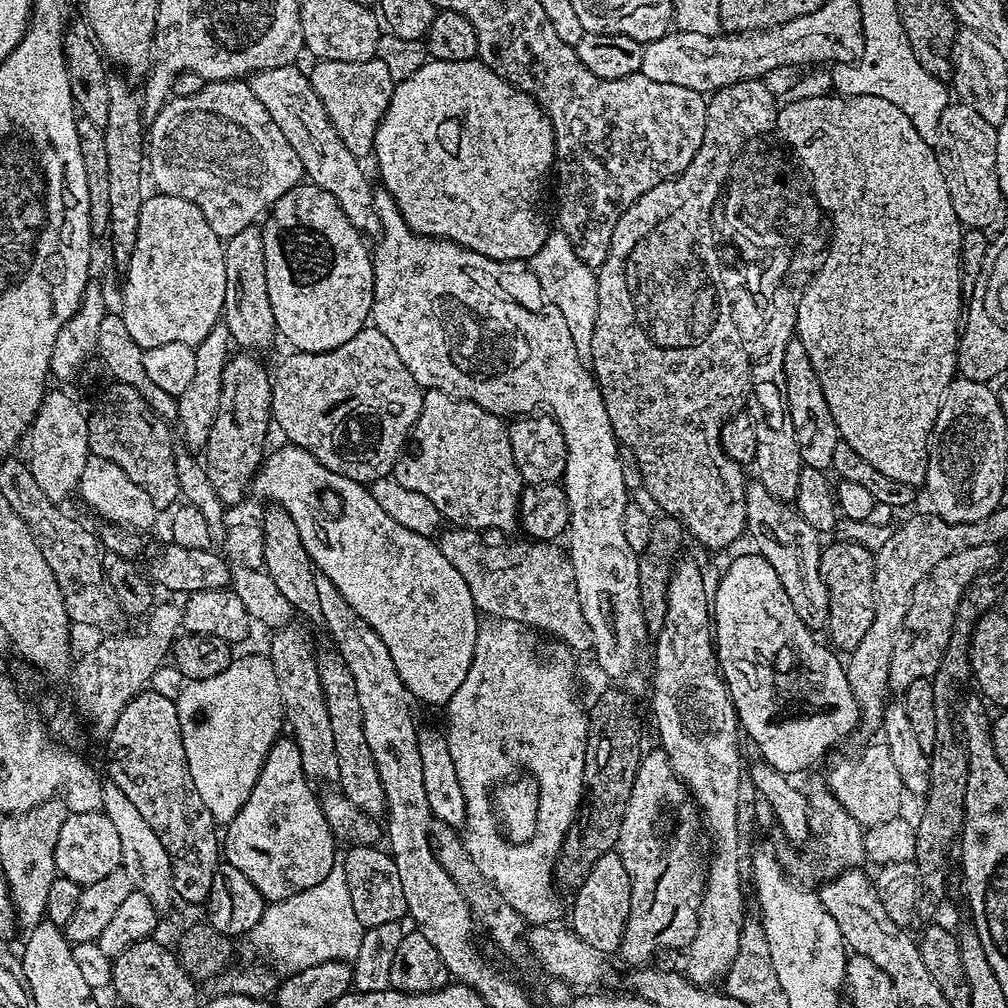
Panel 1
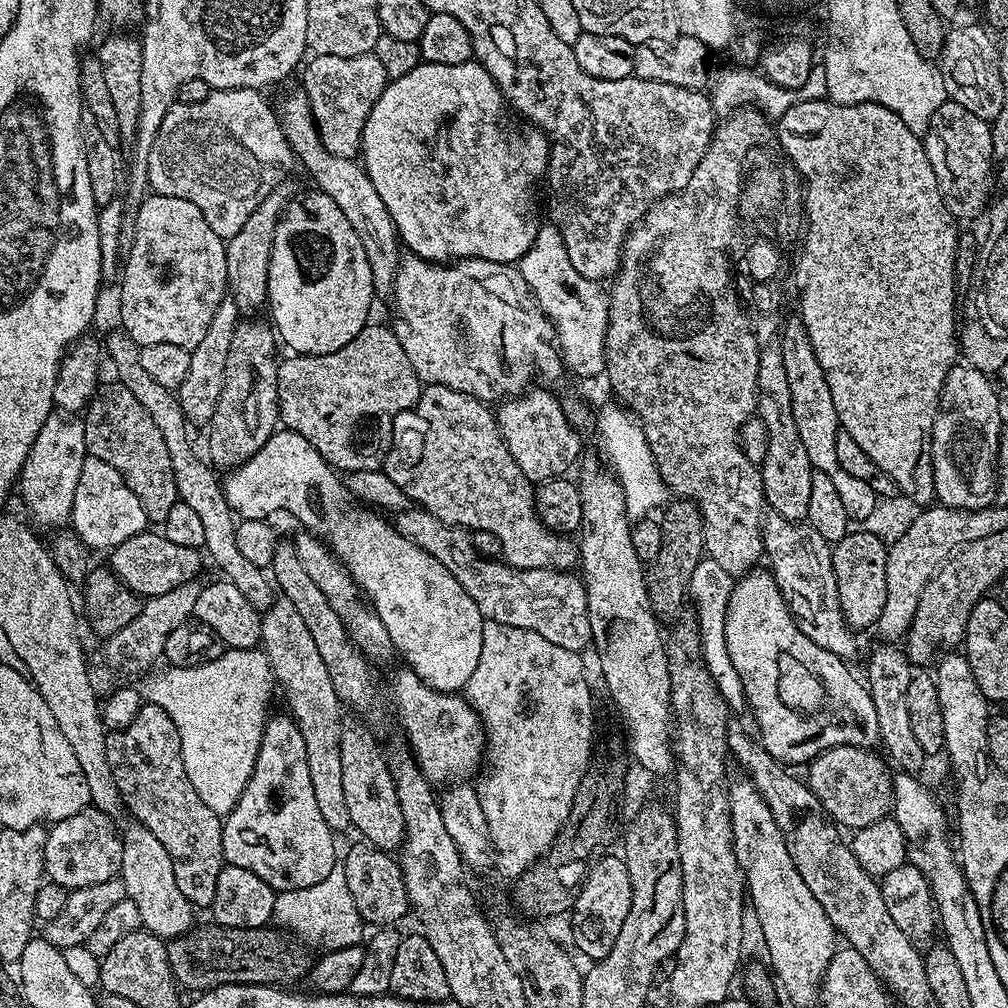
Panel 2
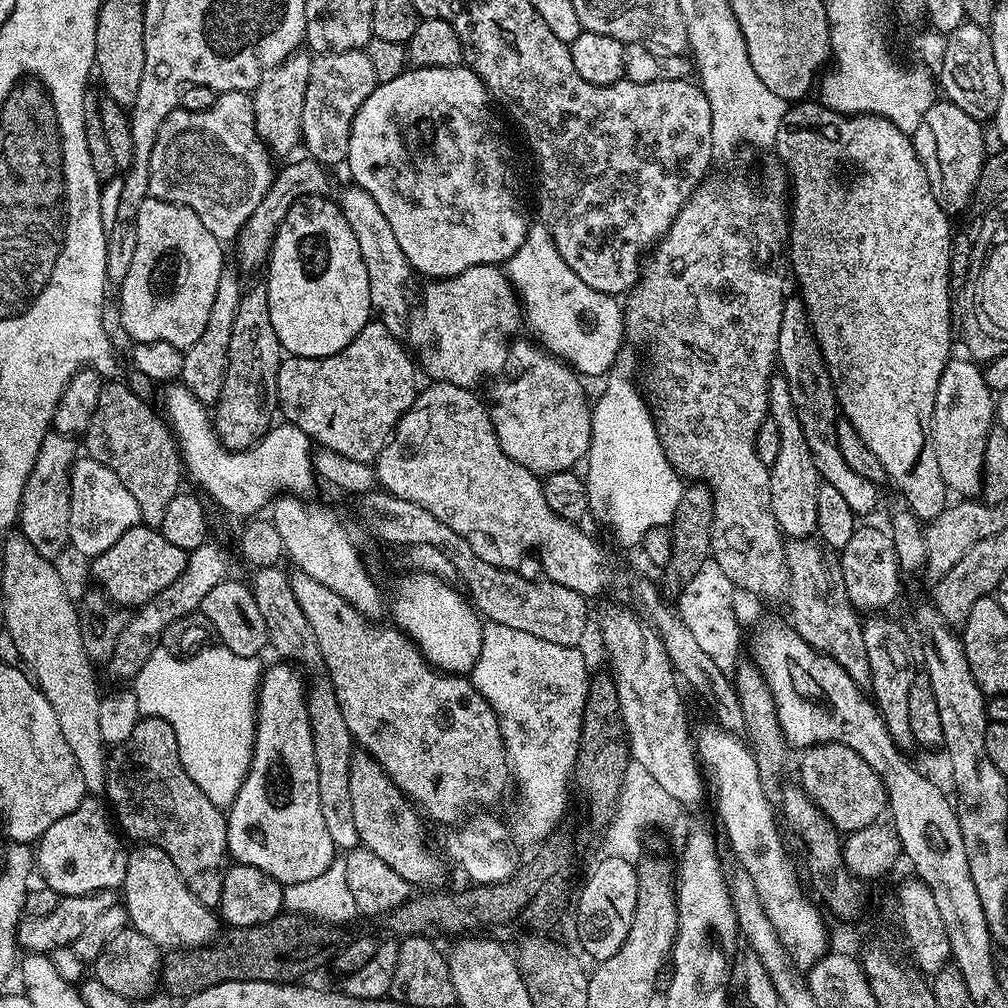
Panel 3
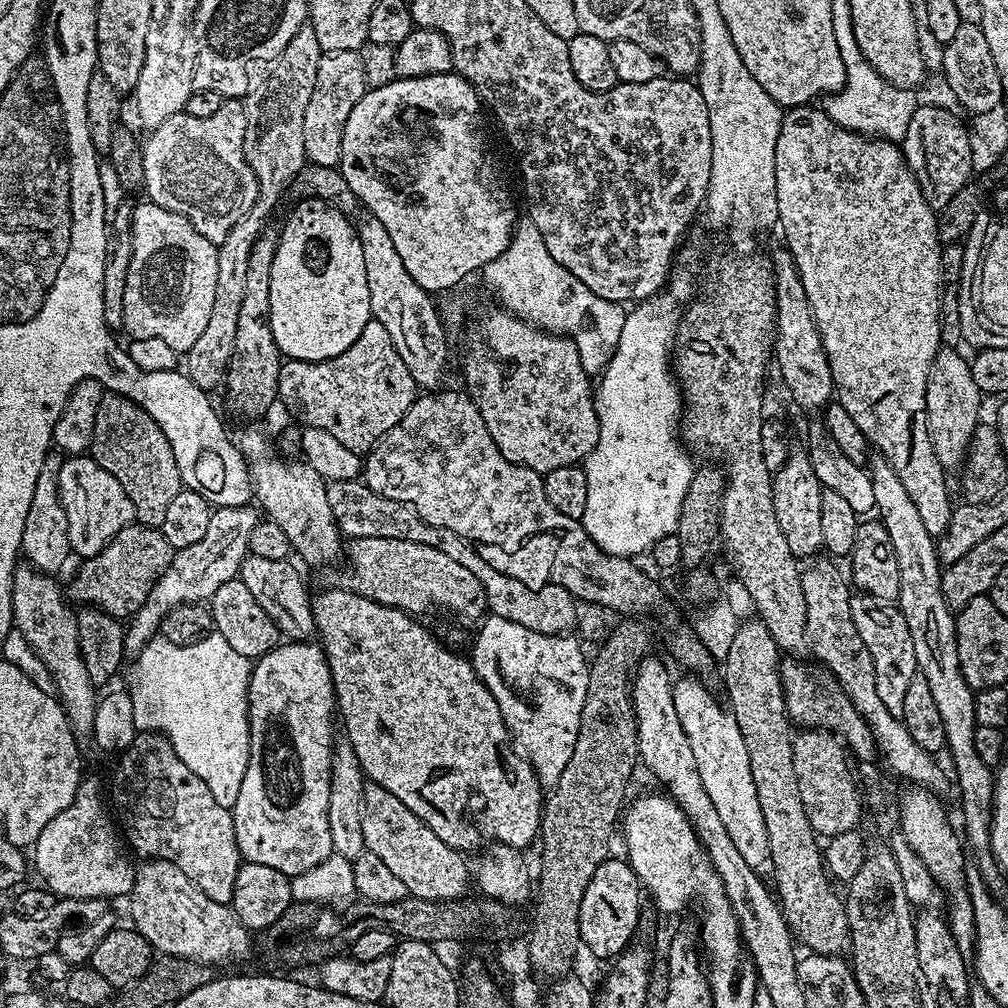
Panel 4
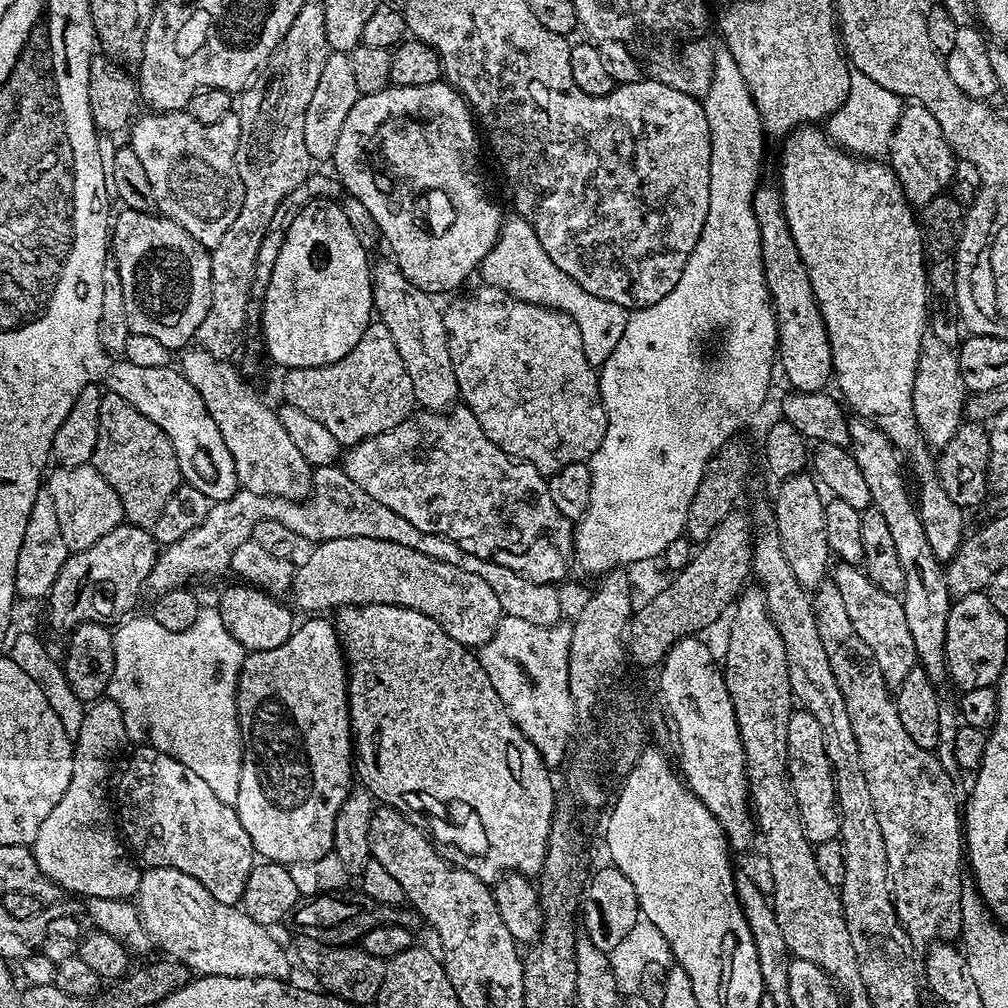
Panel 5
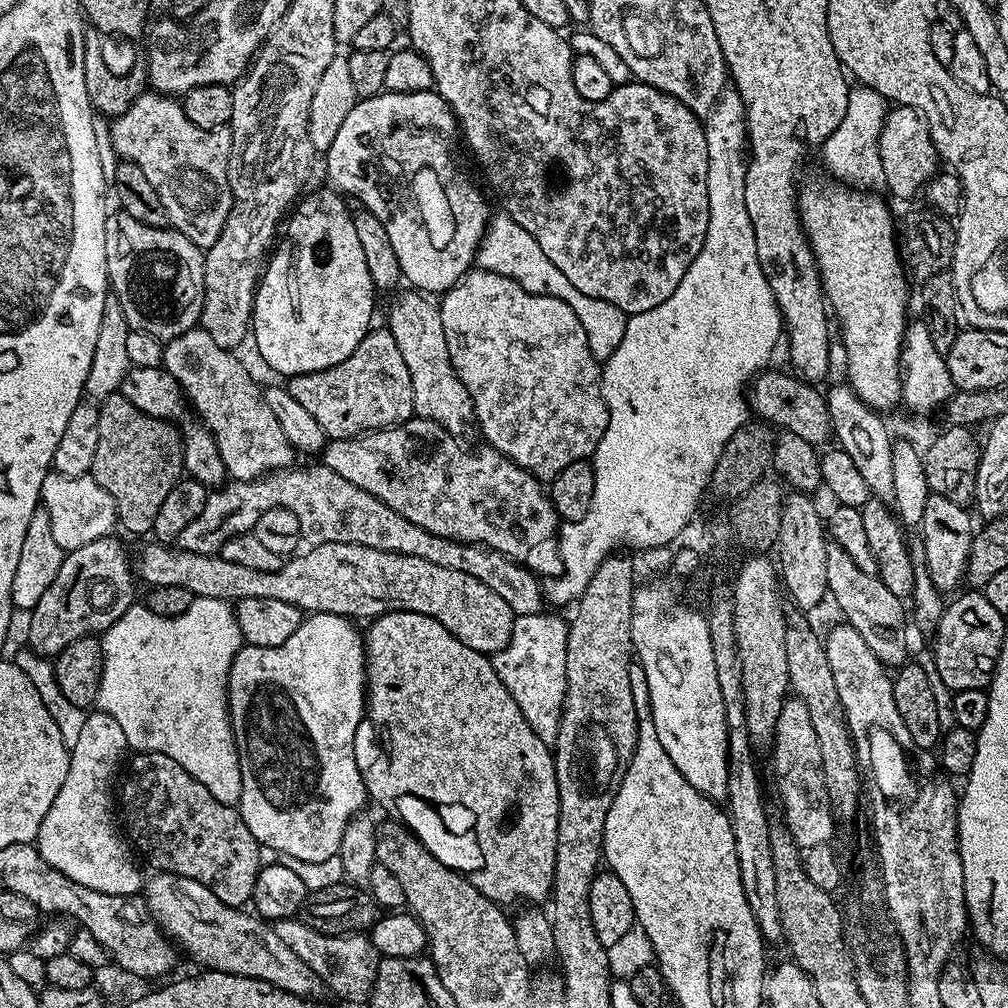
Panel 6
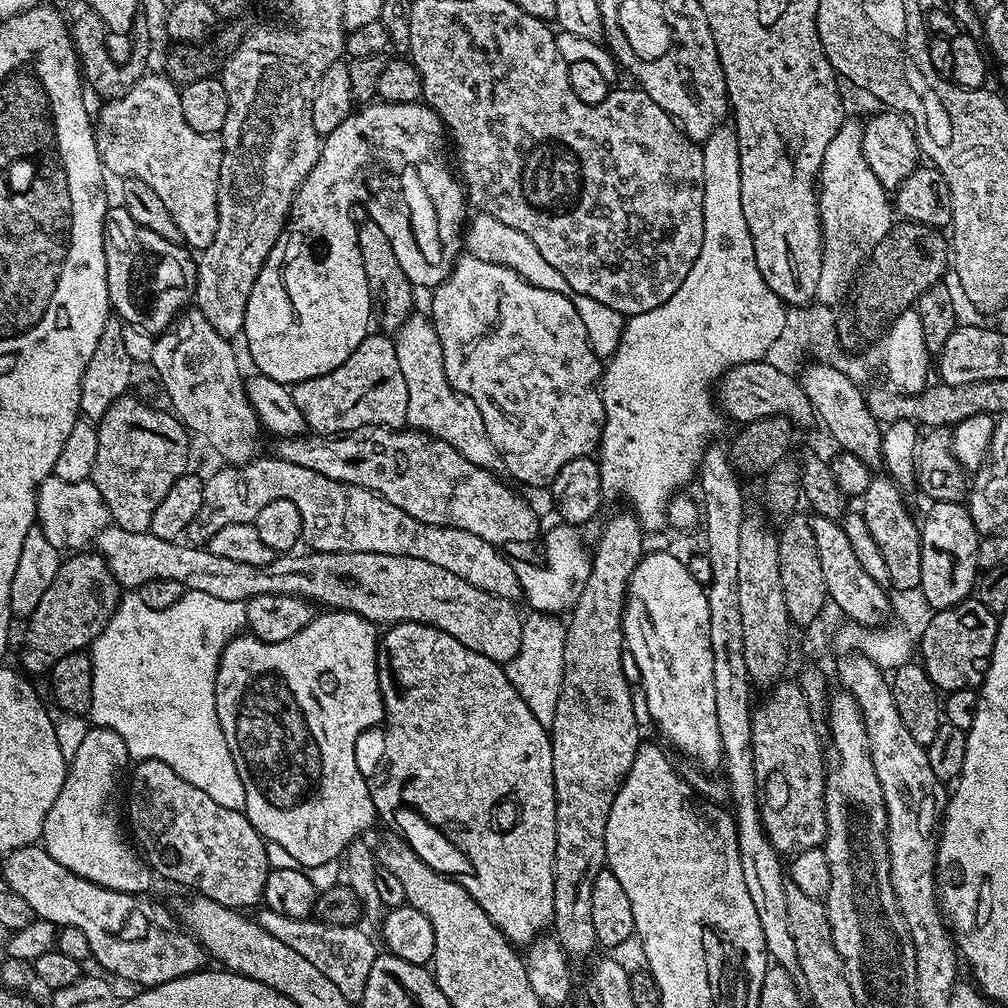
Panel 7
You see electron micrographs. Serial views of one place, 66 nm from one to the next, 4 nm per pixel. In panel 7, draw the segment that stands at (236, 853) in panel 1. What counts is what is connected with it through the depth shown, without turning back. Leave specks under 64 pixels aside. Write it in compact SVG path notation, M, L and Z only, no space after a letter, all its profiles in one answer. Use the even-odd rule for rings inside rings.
M324 610L314 617L310 622L310 626L306 626L298 634L294 634L294 638L286 638L286 642L262 642L258 637L251 634L237 634L229 640L224 648L223 654L220 656L220 665L218 666L218 674L216 675L216 709L218 710L218 722L222 726L222 734L226 734L226 742L232 751L234 758L234 766L238 766L238 778L242 778L242 787L246 789L246 806L243 813L254 826L254 830L258 830L258 834L263 836L267 842L278 842L283 850L286 850L291 857L296 858L301 869L307 870L314 866L319 866L322 862L330 862L331 860L340 860L345 855L347 848L354 840L361 839L365 835L363 833L371 826L377 823L378 817L376 807L372 801L372 789L366 776L360 773L360 764L356 761L356 743L360 740L360 735L367 728L372 728L376 723L384 720L384 703L382 702L382 694L380 693L380 683L378 682L378 670L376 669L376 650L378 647L378 628L372 621L362 618L357 612L349 612L347 610Z

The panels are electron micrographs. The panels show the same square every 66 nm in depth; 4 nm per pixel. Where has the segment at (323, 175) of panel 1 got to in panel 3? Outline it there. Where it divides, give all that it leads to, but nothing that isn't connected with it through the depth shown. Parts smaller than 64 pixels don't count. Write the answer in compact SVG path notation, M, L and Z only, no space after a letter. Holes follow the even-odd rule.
M348 186L348 189L341 196L338 196L338 203L346 222L350 222L350 230L354 230L354 238L358 238L358 250L362 250L362 262L366 262L366 278L370 282L372 311L390 330L390 334L403 337L410 324L410 316L408 320L408 276L410 277L410 269L406 262L406 254L402 254L402 246L398 246L394 229L390 227L390 222L386 222L386 214L382 214L378 202L374 202L374 198L370 198L370 194L366 194L366 190Z

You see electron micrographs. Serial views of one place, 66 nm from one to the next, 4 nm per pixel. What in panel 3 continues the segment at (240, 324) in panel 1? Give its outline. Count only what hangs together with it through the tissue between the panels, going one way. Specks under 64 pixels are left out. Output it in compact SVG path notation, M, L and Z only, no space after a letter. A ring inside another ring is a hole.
M289 159L287 161L289 164L281 172L279 169L273 175L272 184L266 190L262 202L258 202L254 214L250 214L250 218L246 218L242 230L236 235L234 247L236 247L237 262L235 261L235 263L245 273L247 273L246 271L252 272L258 267L261 269L267 263L270 255L270 241L280 229L280 223L286 218L286 214L290 210L290 206L294 206L294 202L311 197L313 194L320 198L328 198L333 195L332 180L328 177L329 169L314 159L303 159Z

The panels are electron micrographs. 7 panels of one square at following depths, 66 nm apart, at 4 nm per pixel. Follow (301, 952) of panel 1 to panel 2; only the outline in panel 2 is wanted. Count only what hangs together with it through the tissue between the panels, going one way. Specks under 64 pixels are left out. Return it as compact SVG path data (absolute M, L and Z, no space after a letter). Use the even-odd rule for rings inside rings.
M340 862L330 870L330 874L326 874L326 878L322 878L322 882L302 890L279 893L274 902L272 920L304 941L309 948L324 952L360 944L366 936L366 925L358 914L358 906L354 906L354 898L350 898L350 886L346 886L344 865Z

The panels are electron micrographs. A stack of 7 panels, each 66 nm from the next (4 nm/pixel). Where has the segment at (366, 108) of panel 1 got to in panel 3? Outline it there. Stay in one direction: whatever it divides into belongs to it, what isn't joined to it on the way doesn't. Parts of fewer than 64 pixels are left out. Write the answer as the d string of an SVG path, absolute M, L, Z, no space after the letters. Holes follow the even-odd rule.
M367 51L317 53L312 56L310 77L303 102L300 135L303 148L311 159L328 168L343 165L349 152L349 126L362 103L373 93L378 78Z

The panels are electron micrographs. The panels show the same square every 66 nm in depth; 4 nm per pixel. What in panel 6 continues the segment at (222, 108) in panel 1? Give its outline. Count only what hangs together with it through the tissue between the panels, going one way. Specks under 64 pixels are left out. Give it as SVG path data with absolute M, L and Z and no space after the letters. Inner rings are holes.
M146 90L112 124L112 148L120 160L134 162L142 169L150 186L158 190L166 206L168 222L201 250L218 242L222 226L232 209L228 181L228 155L232 149L232 129L199 128L190 122L179 99L155 90Z

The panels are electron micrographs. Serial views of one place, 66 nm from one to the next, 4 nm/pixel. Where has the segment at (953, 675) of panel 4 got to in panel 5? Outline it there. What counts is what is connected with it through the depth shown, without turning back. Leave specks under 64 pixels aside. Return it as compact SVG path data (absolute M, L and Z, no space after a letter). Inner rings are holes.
M849 419L848 444L854 462L858 462L858 470L862 470L866 487L870 489L871 507L876 508L882 518L886 518L886 527L890 529L894 547L898 549L898 562L902 562L902 574L906 574L902 601L907 625L910 626L911 637L914 638L914 646L917 648L919 667L926 670L933 684L943 685L943 680L949 679L946 618L952 608L953 597L948 595L941 561L937 560L934 552L930 550L924 523L920 520L920 509L904 485L904 476L900 473L901 457L895 446L886 438L886 434L882 434L882 430L871 420Z

